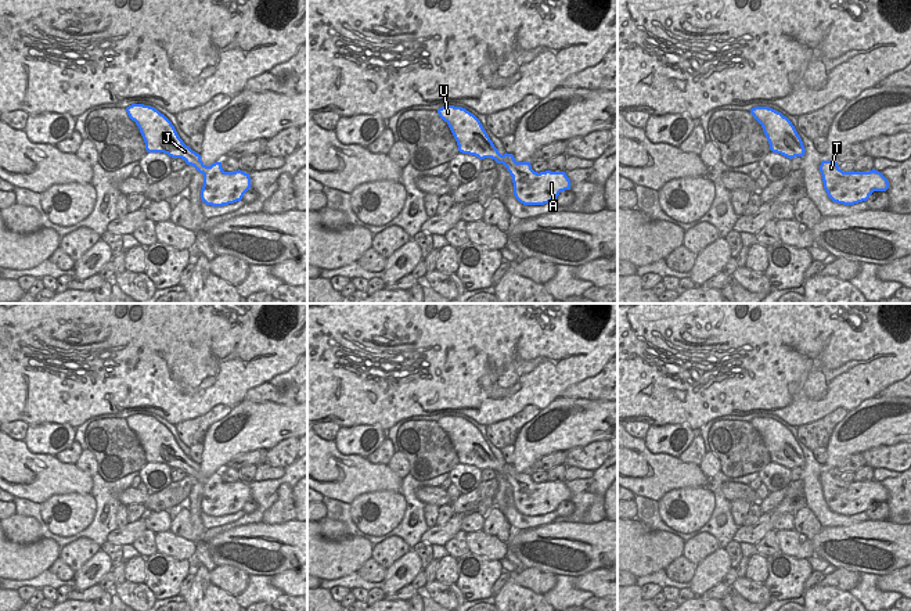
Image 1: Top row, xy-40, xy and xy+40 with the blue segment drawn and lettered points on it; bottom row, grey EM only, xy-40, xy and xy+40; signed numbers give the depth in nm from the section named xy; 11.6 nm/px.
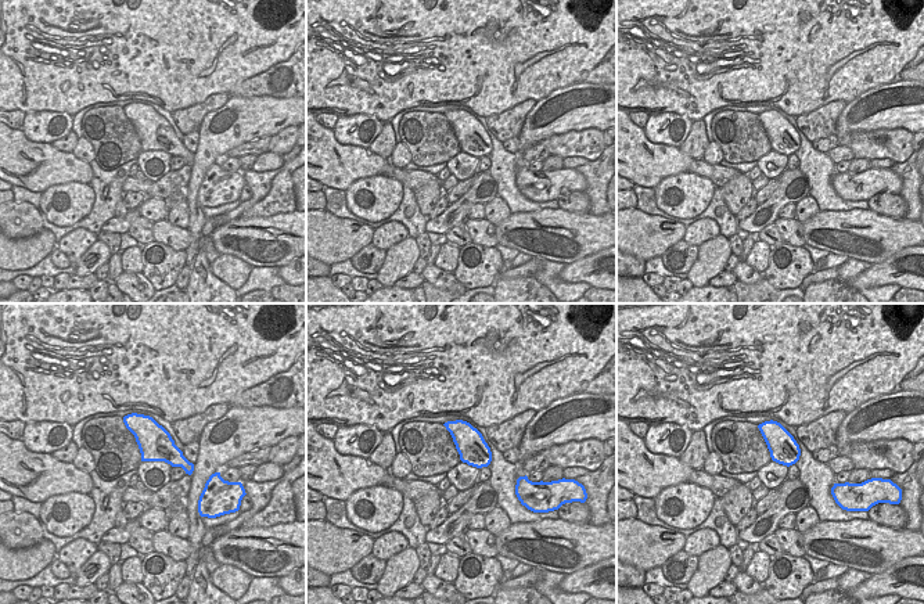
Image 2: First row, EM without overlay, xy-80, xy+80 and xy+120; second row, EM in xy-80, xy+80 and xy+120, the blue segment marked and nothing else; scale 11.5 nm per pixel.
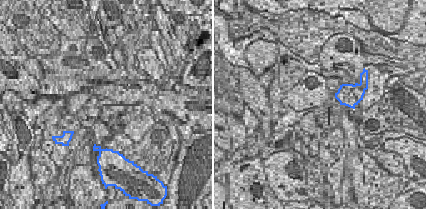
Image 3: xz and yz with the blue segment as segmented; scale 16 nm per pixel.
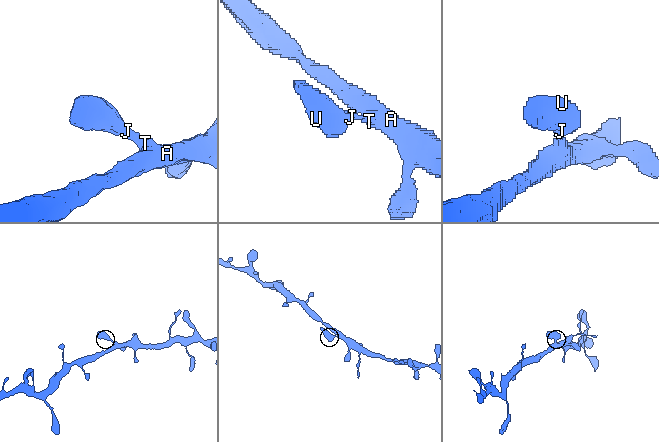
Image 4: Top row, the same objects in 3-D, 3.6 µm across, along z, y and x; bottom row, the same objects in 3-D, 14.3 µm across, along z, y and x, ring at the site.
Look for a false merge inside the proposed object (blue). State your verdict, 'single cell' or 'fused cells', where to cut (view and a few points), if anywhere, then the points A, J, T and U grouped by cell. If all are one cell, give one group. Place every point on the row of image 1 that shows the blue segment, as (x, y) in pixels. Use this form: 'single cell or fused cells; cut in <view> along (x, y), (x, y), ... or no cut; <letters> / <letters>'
single cell; no cut; A J T U

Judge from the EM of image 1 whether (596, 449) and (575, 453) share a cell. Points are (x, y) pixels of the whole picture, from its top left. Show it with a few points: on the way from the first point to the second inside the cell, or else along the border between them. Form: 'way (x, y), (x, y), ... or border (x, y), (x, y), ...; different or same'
way (590, 453), (580, 453); same

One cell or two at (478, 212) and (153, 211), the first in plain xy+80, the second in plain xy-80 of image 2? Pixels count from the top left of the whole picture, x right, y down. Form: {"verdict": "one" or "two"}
{"verdict": "one"}

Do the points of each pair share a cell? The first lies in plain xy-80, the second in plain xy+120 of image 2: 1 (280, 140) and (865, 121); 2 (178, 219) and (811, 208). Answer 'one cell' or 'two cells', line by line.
1: two cells
2: one cell

